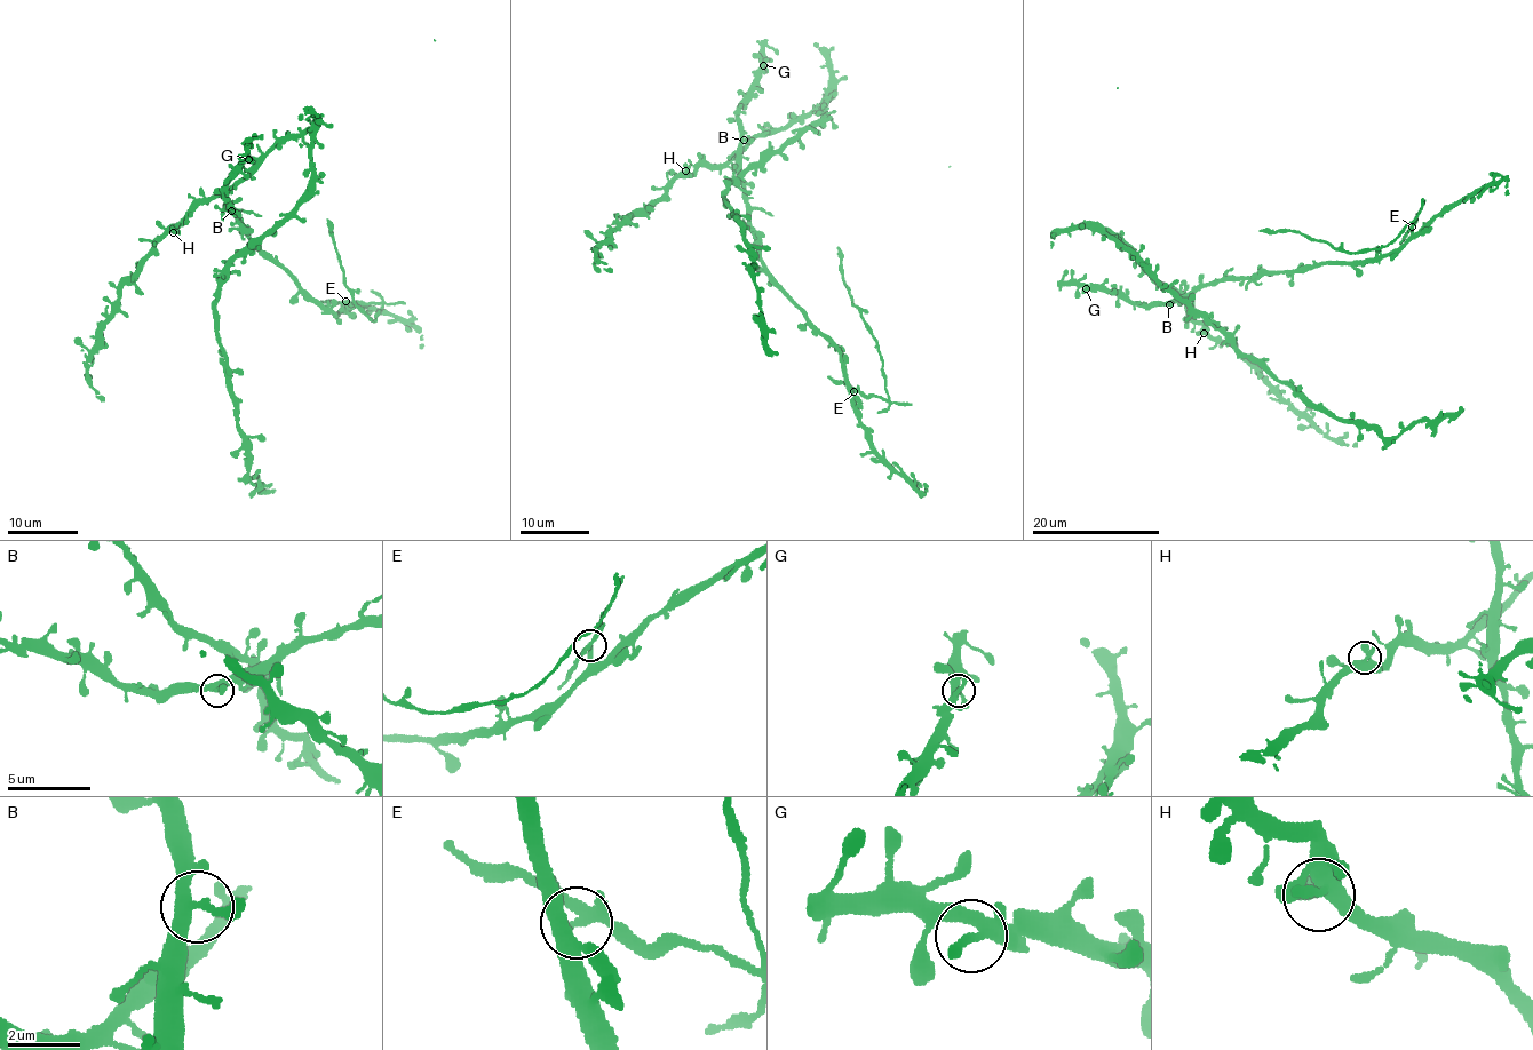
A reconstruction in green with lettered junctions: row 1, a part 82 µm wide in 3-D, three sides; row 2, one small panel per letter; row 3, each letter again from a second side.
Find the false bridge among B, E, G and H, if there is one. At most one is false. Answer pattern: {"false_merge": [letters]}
{"false_merge": ["E"]}

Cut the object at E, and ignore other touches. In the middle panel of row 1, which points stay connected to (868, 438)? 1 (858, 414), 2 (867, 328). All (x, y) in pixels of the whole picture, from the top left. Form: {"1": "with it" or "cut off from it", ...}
{"1": "with it", "2": "cut off from it"}

